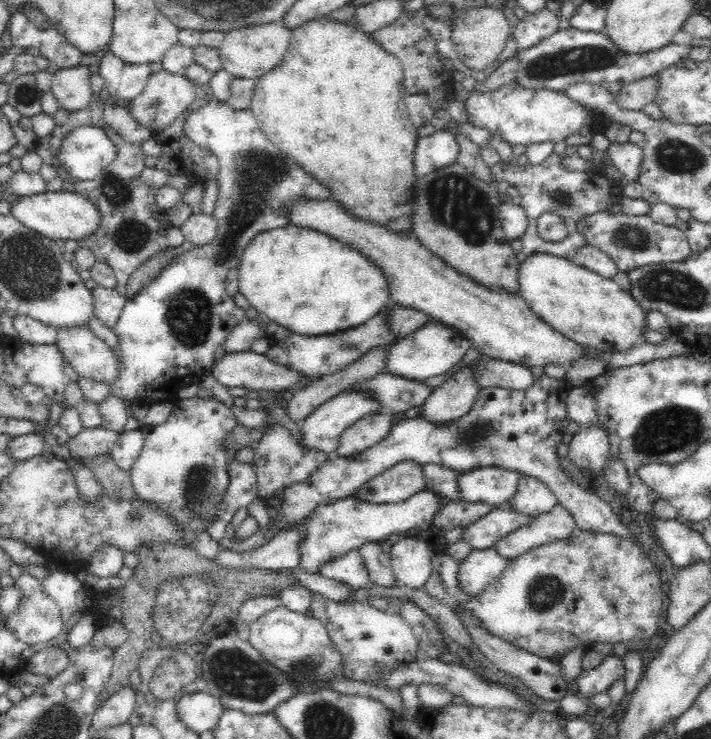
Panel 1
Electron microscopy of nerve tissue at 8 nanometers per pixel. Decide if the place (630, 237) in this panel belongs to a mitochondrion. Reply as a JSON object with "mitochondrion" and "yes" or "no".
{"mitochondrion":"yes"}

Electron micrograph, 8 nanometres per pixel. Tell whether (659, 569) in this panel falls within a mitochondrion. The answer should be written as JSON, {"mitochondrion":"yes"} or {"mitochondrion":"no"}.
{"mitochondrion":"no"}

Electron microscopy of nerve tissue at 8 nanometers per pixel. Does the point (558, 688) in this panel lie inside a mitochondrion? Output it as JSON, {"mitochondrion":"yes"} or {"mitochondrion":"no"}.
{"mitochondrion":"no"}

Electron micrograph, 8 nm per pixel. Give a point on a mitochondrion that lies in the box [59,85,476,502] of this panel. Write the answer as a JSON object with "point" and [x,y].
{"point":[256,172]}

